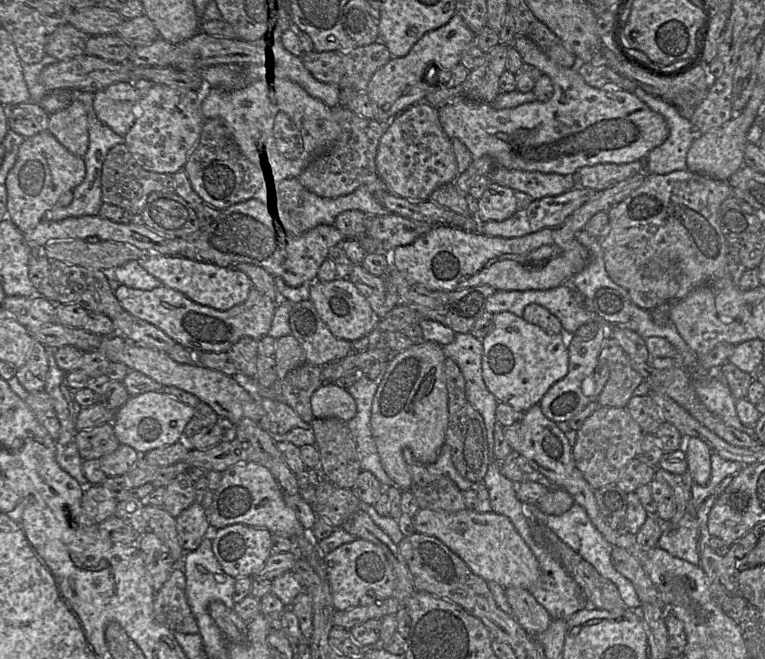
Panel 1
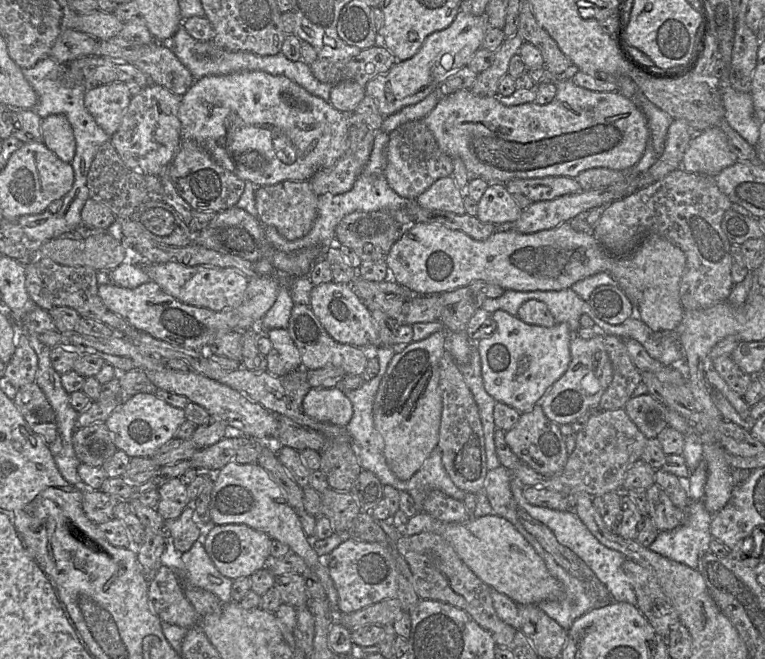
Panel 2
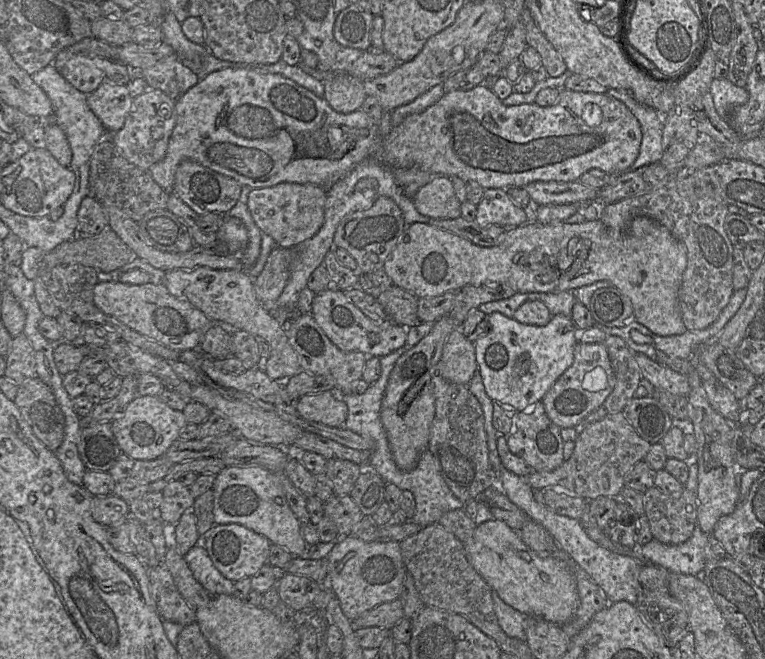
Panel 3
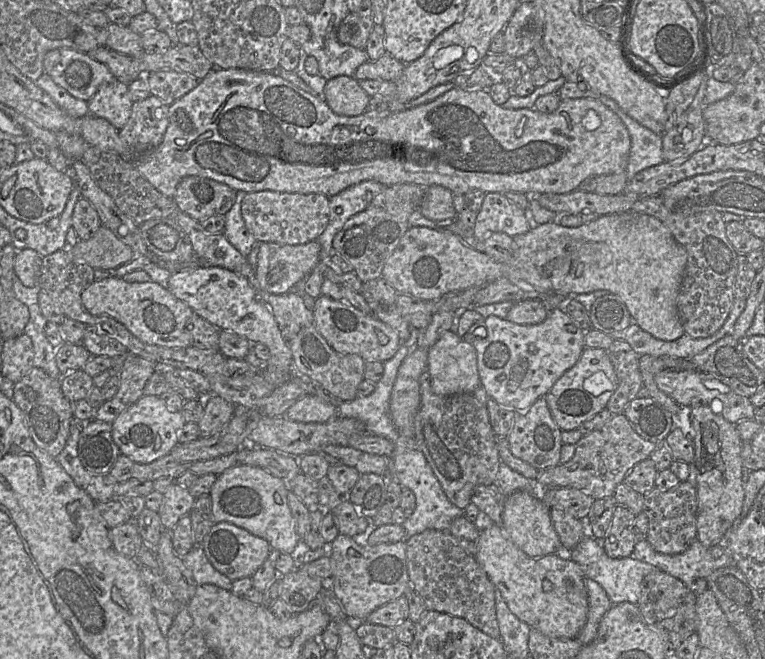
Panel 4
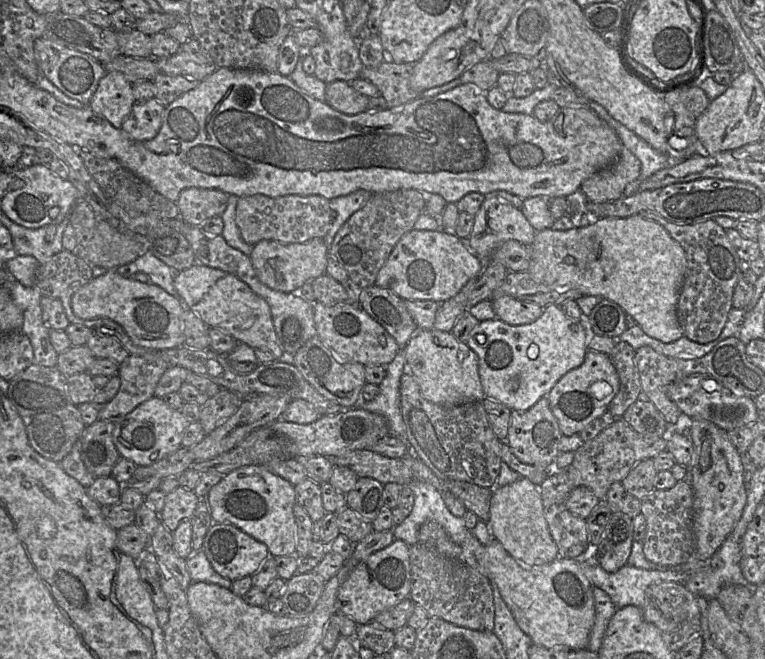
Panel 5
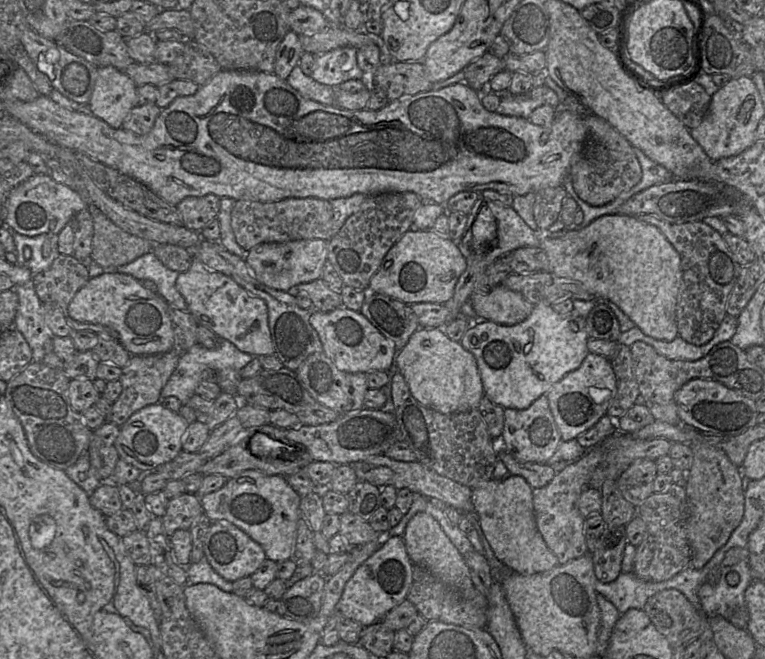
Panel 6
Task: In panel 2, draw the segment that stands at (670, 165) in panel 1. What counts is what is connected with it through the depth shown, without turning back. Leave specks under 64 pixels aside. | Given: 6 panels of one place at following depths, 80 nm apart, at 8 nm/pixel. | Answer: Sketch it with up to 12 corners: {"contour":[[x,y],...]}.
{"contour":[[639,89],[637,103],[647,118],[650,143],[659,157],[674,119]]}

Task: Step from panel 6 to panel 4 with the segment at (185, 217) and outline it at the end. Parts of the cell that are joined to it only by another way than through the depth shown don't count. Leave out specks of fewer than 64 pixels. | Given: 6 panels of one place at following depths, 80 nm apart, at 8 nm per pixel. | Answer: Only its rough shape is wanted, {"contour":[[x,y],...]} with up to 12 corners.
{"contour":[[199,176],[182,178],[173,196],[197,221],[225,215],[236,191]]}

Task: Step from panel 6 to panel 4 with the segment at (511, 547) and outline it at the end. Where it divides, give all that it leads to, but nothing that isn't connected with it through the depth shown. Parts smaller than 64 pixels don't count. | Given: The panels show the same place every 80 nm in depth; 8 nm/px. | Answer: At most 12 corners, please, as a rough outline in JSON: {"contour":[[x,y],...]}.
{"contour":[[516,491],[502,528],[528,556],[565,550],[550,507]]}

